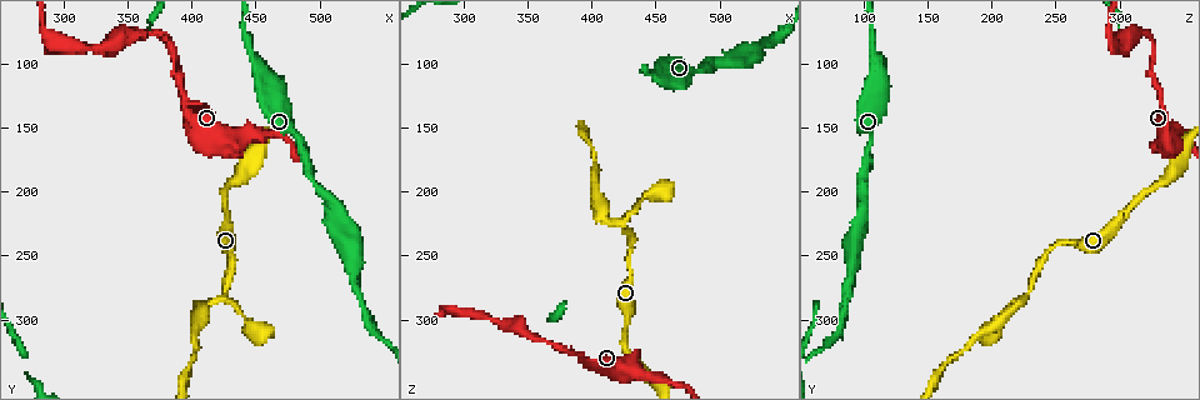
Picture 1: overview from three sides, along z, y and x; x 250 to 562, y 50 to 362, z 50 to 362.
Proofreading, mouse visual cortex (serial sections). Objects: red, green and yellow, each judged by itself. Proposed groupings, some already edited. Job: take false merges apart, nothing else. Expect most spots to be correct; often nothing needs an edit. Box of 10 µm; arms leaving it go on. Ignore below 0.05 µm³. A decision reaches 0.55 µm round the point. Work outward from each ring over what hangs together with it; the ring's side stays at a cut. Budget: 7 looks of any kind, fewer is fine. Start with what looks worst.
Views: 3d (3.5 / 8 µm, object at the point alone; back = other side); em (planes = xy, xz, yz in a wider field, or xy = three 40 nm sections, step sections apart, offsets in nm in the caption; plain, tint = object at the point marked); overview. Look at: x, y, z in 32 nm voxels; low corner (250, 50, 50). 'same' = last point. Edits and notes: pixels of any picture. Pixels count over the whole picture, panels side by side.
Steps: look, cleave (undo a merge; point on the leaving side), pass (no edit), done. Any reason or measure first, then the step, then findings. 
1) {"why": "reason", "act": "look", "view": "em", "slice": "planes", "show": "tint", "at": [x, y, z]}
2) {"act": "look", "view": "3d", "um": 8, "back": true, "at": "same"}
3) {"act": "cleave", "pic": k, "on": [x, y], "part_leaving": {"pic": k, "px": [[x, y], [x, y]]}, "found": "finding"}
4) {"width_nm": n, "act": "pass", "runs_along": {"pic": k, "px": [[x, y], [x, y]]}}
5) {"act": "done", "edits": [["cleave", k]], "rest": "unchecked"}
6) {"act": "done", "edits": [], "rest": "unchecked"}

{"why": "three arms meet", "act": "look", "view": "3d", "um": 3.5, "back": true, "at": [424, 282, 224]}

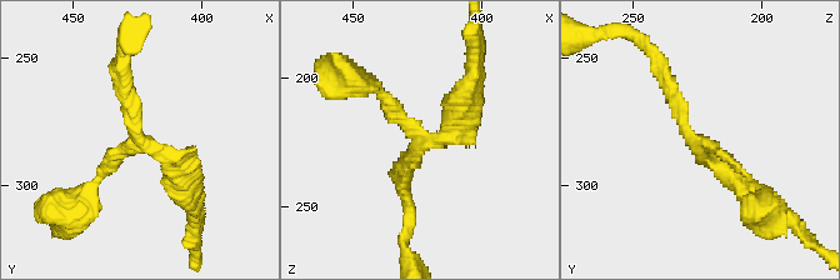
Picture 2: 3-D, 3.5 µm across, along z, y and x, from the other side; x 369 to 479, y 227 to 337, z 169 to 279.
{"arms": 3, "arm_widths_nm": [150, 200, 300], "act": "look", "view": "em", "slice": "xy", "step": 5, "show": "tint", "at": [423, 284, 225]}

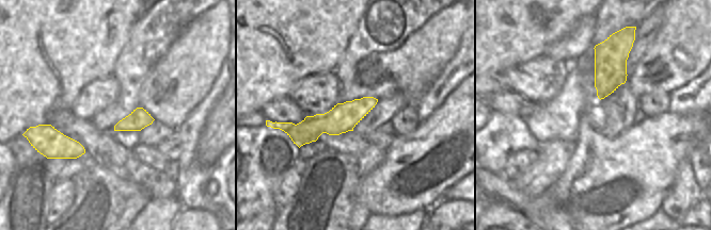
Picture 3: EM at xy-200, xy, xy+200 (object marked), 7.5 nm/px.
{"width_nm": 220, "act": "pass", "runs_along": {"pic": 2, "px": [[660, 70], [701, 158], [740, 185]]}, "found": "continuous, no second cell"}

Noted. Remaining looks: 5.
{"why": "sharp bend", "act": "look", "view": "3d", "um": 3.5, "at": [382, 82, 326]}

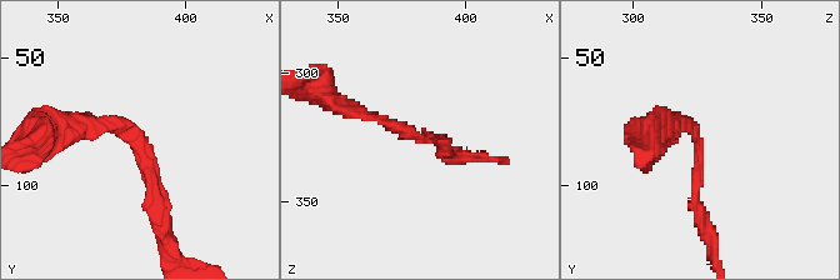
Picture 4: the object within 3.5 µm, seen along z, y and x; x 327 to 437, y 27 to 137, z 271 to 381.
{"arm_widths_nm": [150, 150], "why": "shape alone is not enough", "act": "look", "view": "em", "slice": "xy", "step": 2, "show": "tint", "at": [382, 83, 325]}

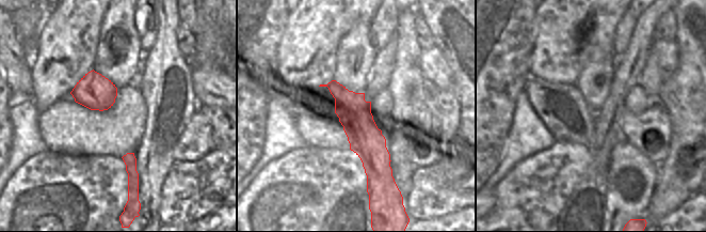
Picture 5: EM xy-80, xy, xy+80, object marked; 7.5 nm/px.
{"act": "pass", "runs_along": {"pic": 4, "px": [[164, 216], [126, 129], [65, 133]]}, "found": "continuous, no second cell"}

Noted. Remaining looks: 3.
{"why": "side arm on a straight run", "act": "look", "view": "3d", "um": 3.5, "at": [512, 210, 102]}

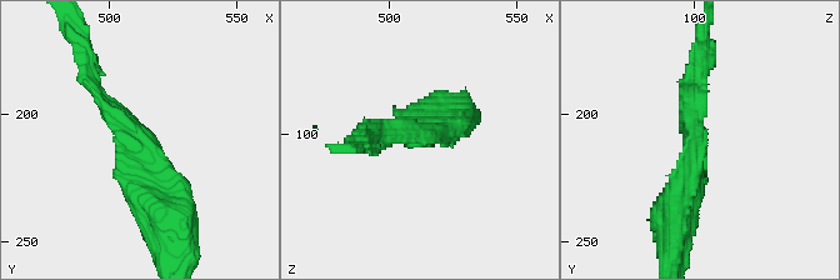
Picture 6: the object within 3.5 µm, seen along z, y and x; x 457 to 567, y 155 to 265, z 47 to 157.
{"act": "look", "view": "em", "slice": "xy", "step": 2, "show": "tint", "at": [514, 211, 100]}

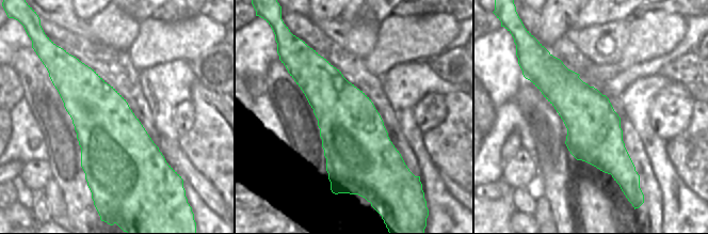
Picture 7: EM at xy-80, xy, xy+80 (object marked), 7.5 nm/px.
{"act": "pass", "runs_along": {"pic": 6, "px": [[93, 78], [154, 154], [178, 211]]}, "found": "one cell here"}

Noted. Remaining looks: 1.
{"act": "done", "edits": [], "rest": "unchecked"}

